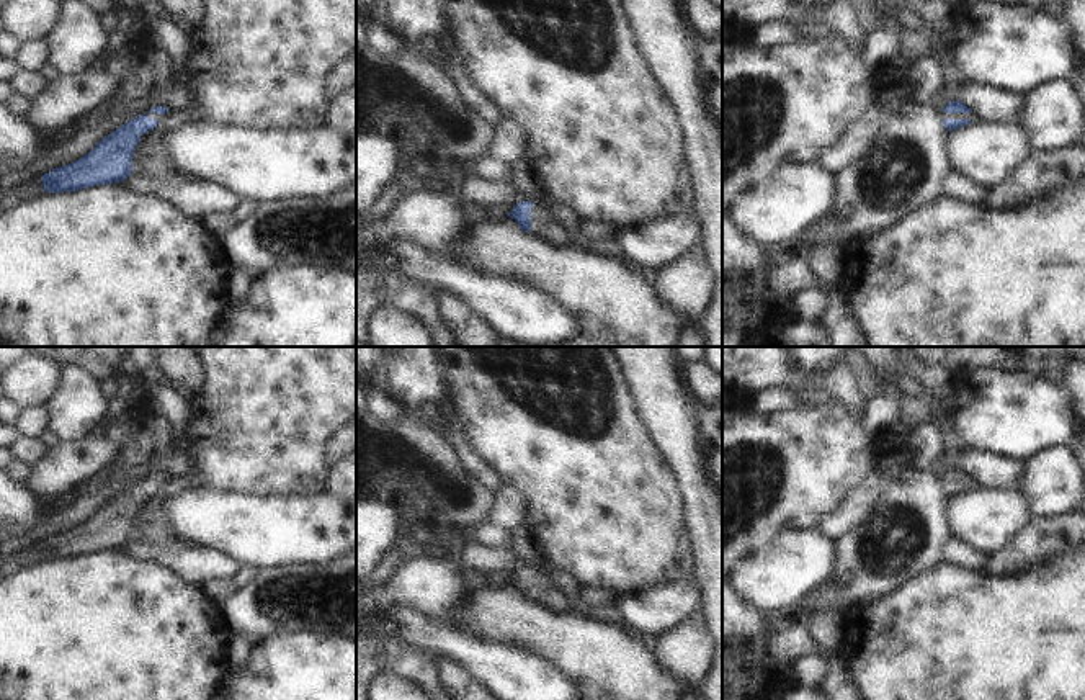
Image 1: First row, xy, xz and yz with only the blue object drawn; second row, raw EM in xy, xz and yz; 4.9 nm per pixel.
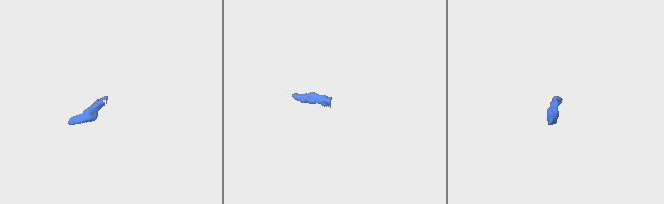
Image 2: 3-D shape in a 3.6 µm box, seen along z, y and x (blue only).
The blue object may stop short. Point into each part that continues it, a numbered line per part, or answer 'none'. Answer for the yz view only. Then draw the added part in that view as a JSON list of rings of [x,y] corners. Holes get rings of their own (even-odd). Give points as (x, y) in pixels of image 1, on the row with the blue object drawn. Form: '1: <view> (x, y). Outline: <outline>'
1: yz (971, 116). Outline: [[[941,110],[943,119],[969,119],[971,123],[980,123],[979,116],[972,113],[944,113]]]

